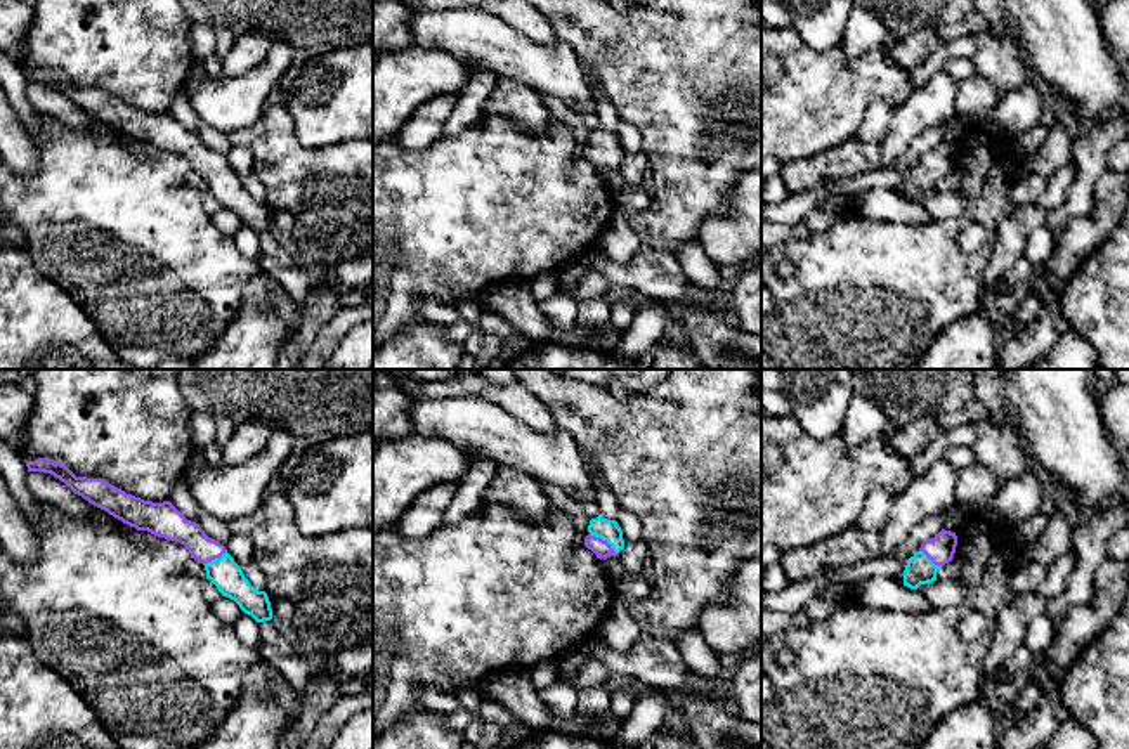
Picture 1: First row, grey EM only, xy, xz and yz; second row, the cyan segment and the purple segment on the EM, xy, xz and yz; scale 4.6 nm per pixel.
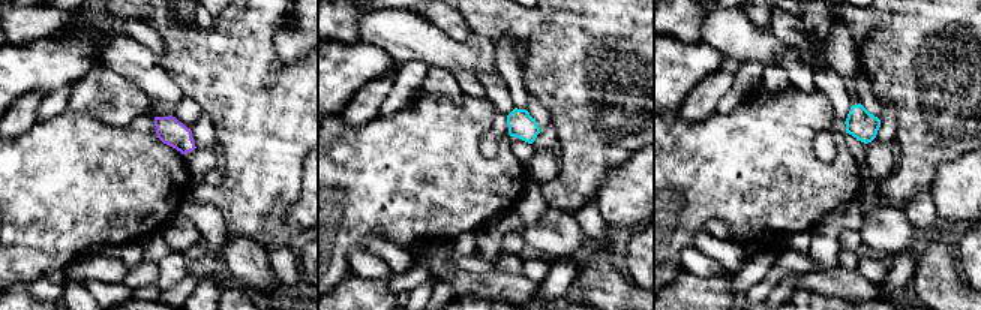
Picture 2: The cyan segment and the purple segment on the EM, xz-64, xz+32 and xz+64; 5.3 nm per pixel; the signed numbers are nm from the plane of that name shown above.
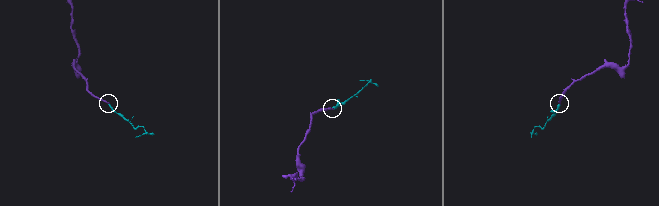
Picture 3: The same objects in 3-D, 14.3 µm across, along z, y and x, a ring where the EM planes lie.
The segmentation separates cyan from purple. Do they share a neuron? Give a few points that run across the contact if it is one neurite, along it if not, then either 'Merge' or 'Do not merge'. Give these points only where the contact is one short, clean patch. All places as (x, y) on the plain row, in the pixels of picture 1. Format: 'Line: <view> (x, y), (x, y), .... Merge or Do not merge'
Line: xz (609, 143), (604, 151), (599, 158). Merge

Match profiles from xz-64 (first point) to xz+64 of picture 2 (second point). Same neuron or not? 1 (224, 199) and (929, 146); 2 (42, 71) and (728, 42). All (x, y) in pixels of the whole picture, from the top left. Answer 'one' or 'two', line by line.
1: one
2: two

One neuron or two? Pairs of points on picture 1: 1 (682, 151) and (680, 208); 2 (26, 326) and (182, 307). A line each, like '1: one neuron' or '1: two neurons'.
1: one neuron
2: two neurons

